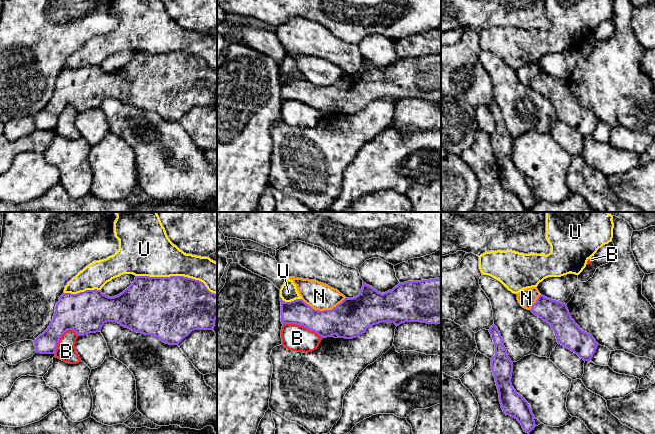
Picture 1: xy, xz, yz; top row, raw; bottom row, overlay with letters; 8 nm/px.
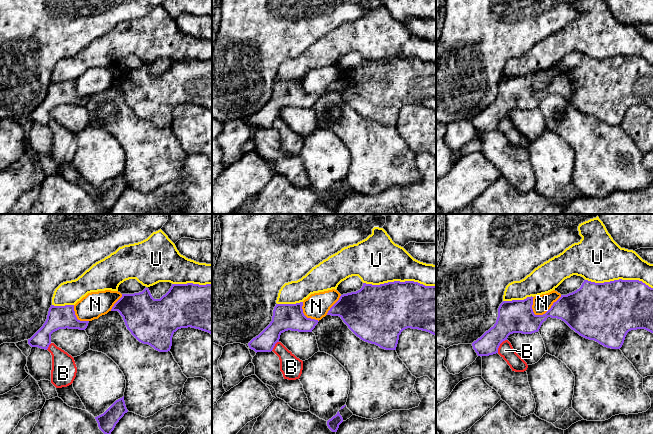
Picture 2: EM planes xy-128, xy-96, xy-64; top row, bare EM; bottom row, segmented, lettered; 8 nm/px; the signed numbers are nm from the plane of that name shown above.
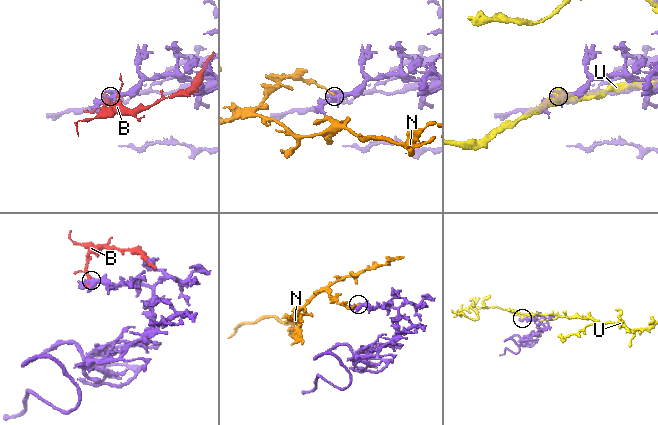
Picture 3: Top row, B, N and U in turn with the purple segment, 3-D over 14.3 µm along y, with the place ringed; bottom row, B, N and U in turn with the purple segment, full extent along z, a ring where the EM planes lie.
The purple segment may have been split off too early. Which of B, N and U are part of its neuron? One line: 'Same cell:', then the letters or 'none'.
Same cell: none

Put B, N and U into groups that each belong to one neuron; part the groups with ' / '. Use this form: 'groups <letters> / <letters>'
groups B / N / U

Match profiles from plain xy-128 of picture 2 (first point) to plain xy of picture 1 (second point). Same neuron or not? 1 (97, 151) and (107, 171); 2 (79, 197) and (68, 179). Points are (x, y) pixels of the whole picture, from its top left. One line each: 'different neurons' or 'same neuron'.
1: same neuron
2: different neurons

